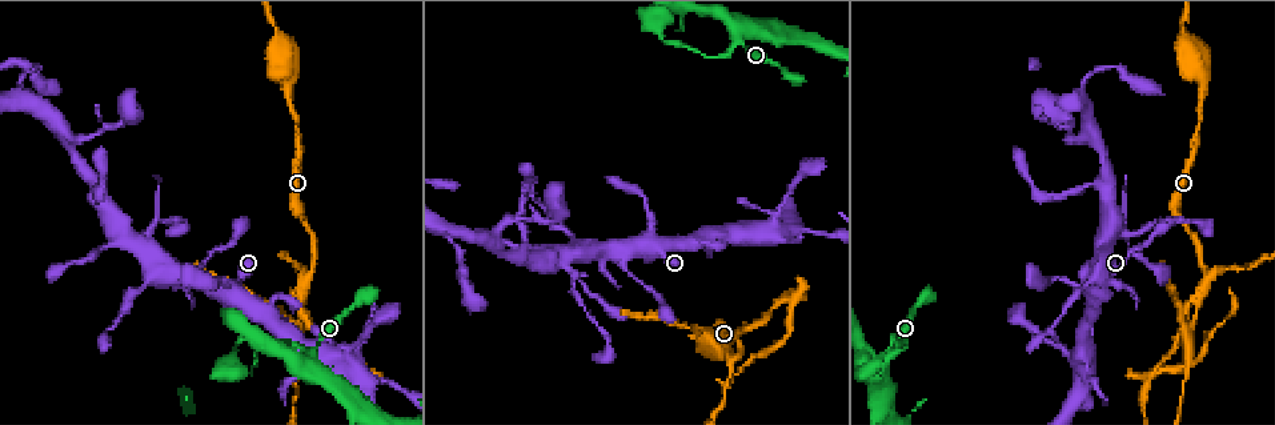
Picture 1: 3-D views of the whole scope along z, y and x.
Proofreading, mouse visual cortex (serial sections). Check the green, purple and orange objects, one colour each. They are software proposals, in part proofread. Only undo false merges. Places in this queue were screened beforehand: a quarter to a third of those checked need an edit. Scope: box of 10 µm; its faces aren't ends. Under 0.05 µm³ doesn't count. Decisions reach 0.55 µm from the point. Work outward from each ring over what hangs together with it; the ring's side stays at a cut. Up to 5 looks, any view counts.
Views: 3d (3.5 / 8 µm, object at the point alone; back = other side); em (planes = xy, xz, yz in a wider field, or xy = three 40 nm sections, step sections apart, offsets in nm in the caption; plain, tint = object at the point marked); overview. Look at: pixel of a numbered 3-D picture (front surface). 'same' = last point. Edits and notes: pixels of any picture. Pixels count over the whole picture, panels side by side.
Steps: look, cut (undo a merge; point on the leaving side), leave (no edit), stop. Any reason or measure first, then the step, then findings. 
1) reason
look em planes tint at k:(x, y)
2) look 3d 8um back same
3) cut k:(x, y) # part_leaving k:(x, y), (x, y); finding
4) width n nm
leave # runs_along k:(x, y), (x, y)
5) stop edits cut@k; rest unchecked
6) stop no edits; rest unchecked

sharp bend
look 3d 3.5um at 1:(659, 29)

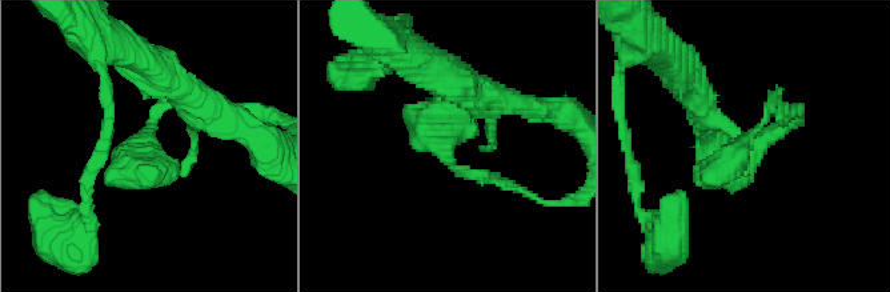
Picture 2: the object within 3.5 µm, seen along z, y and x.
shape alone is not enough
look em xy step 1 tint at 2:(444, 149)

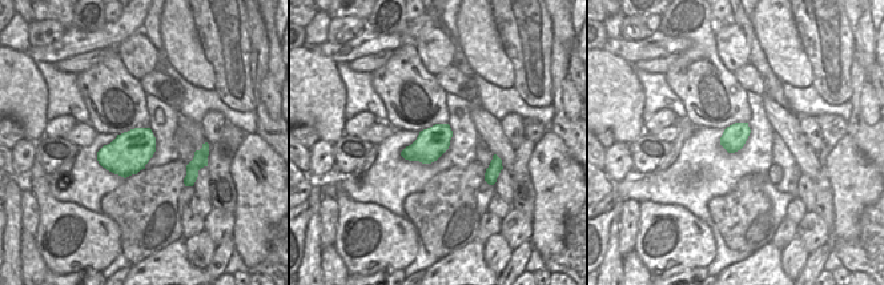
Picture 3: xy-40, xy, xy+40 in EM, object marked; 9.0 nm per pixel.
leave # one cell here

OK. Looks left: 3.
abrupt turn
look 3d 3.5um at 1:(166, 273)

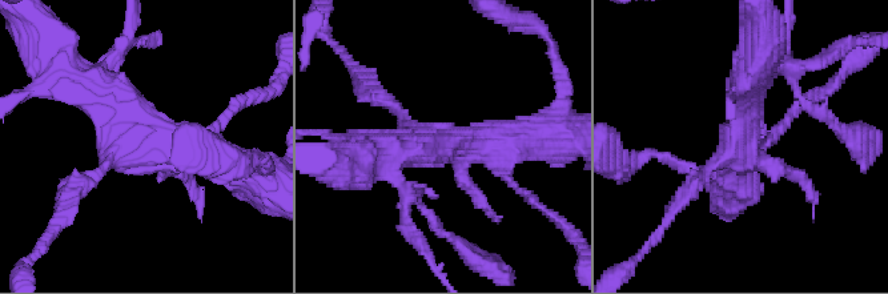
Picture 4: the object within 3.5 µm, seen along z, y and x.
now the EM
look em xy step 3 tint at 4:(443, 147)

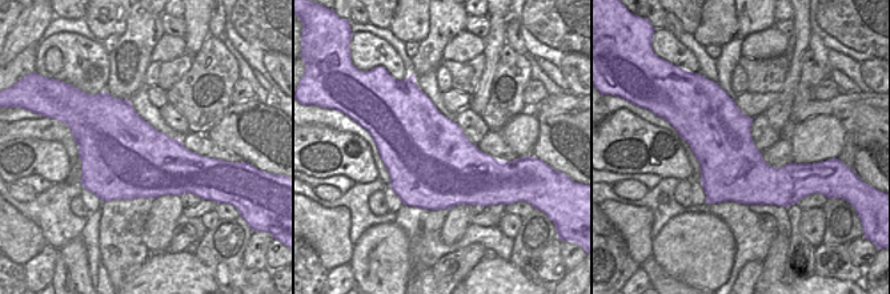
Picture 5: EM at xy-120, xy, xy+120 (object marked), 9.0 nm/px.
leave # runs_along 4:(230, 164), (157, 152), (76, 77); all the same cell

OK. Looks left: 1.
stop no edits; rest unchecked

